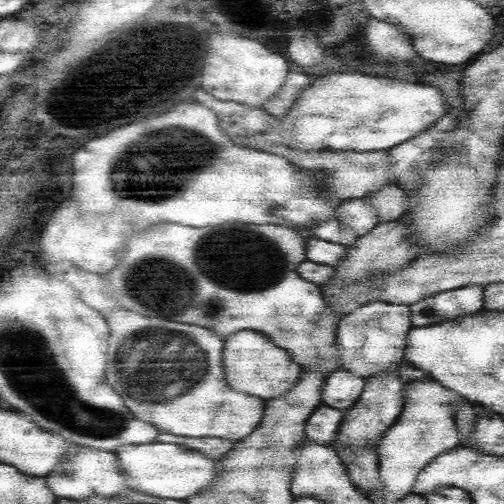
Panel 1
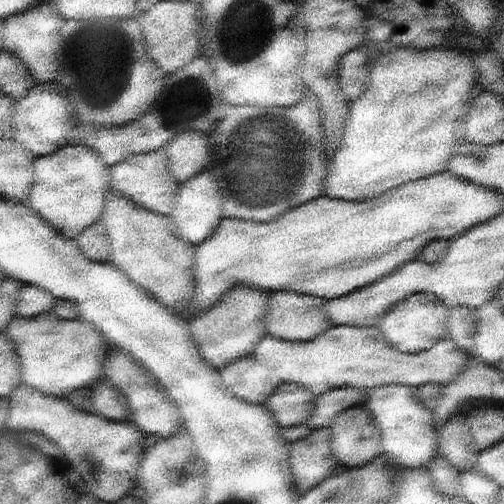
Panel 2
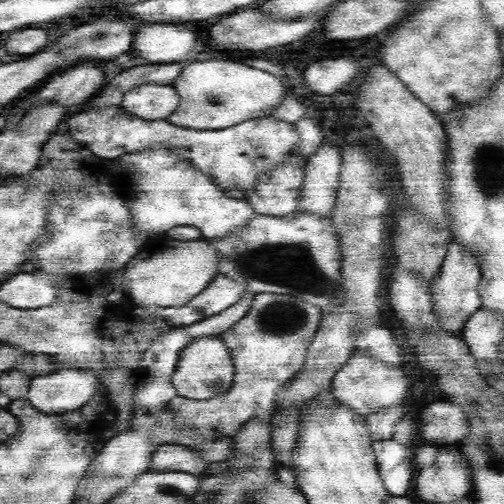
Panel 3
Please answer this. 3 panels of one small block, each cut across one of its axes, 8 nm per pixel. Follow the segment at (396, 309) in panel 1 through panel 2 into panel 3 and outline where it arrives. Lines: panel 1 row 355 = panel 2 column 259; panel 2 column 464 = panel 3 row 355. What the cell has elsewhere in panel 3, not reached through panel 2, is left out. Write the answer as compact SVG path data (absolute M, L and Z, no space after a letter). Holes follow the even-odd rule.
M354 350L352 358L342 366L342 370L332 380L332 390L338 402L344 406L350 406L358 414L370 416L380 410L386 410L390 406L396 406L404 400L404 394L408 390L408 378L400 368L392 368L384 362L380 362L374 356L368 356L364 350Z

